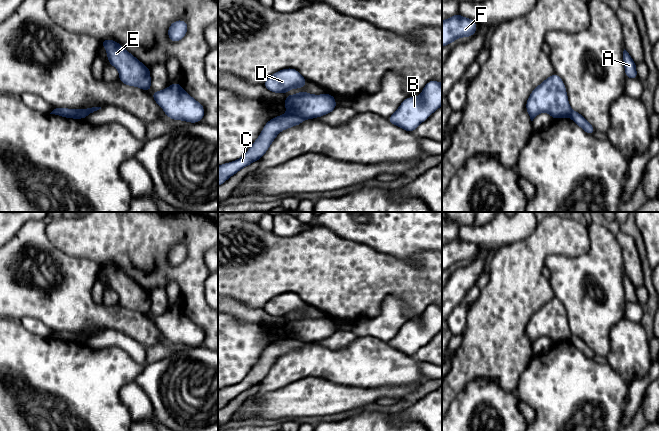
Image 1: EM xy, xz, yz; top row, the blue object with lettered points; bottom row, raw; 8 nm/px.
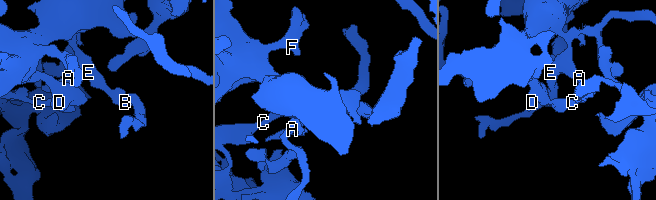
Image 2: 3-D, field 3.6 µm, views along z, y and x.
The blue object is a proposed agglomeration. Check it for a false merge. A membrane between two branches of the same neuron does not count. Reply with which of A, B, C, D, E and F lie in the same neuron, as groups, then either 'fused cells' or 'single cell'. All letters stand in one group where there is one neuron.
A B D E F / C; fused cells

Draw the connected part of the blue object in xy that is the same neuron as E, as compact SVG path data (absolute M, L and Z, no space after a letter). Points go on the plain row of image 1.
M106 263L101 265L101 269L106 273L108 287L119 295L119 305L125 309L137 310L146 316L150 314L151 301L148 291L127 276L116 265Z

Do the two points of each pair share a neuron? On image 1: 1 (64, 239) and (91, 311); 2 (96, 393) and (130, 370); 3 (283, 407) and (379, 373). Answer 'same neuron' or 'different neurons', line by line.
1: different neurons
2: same neuron
3: different neurons

